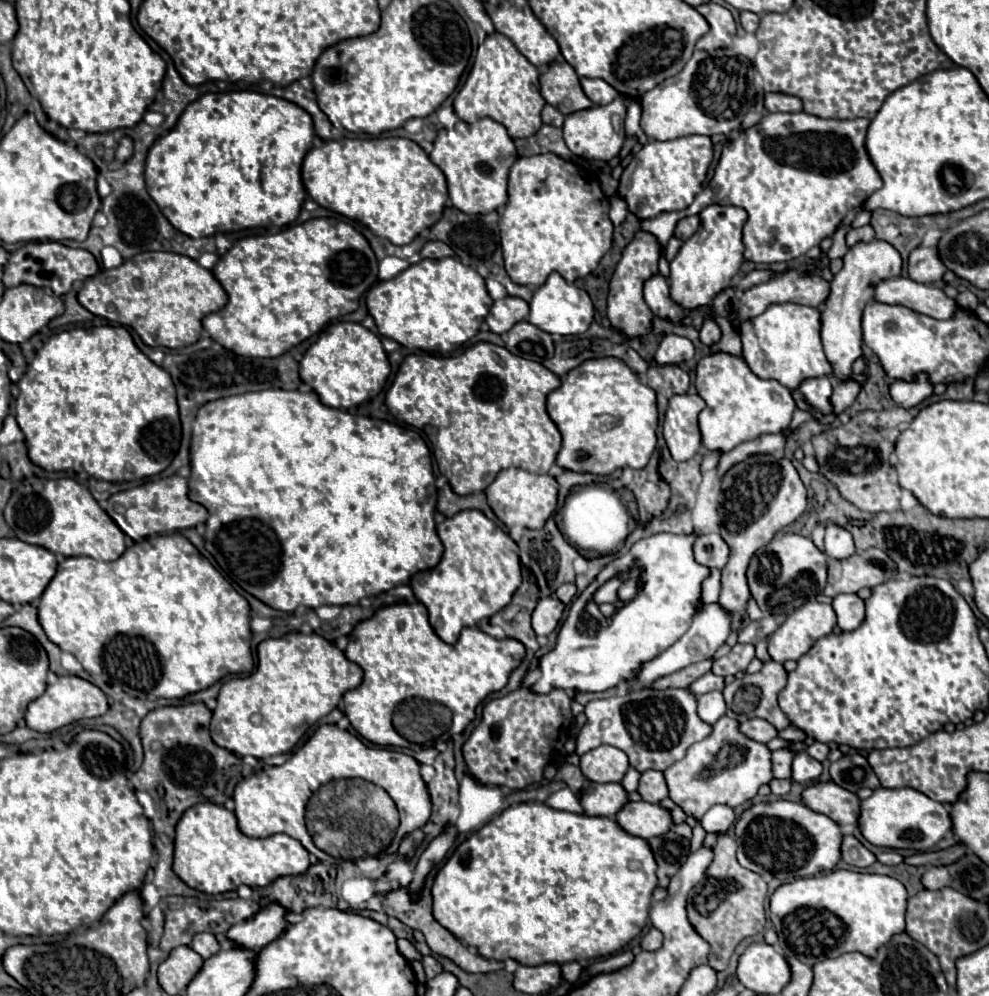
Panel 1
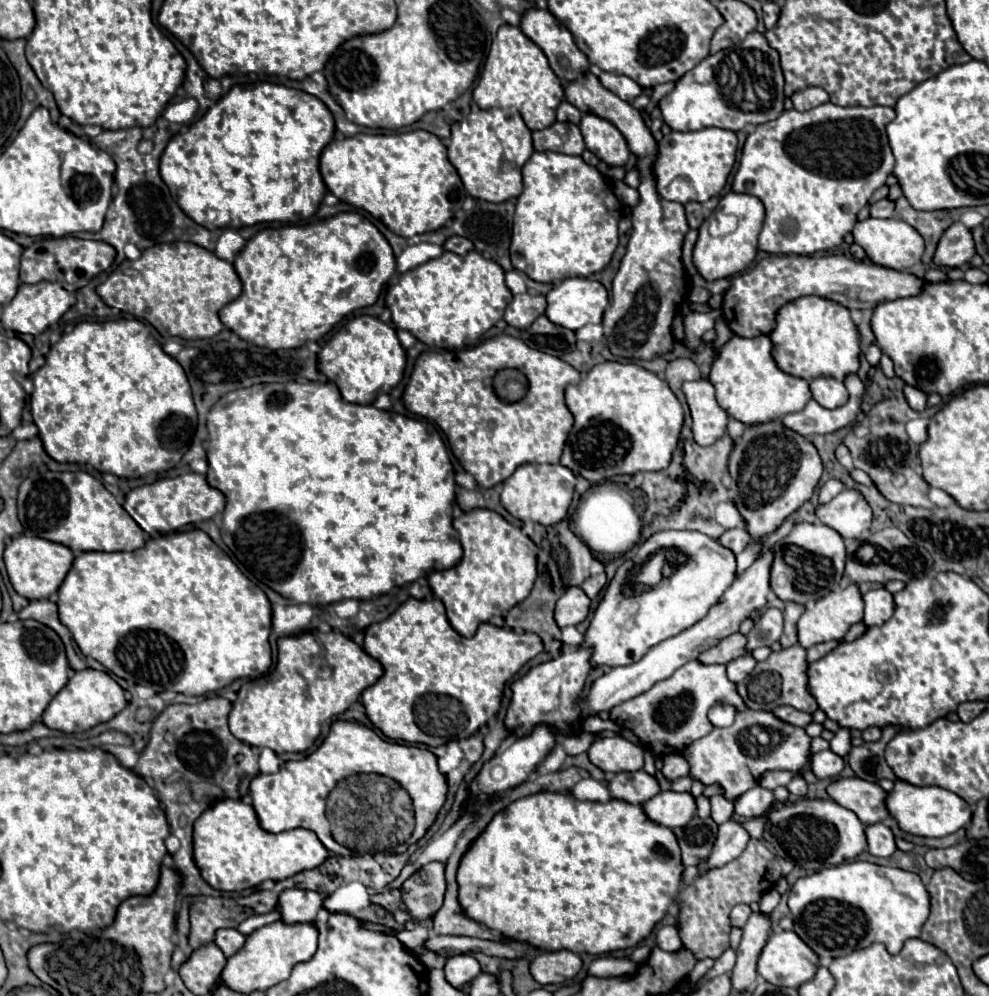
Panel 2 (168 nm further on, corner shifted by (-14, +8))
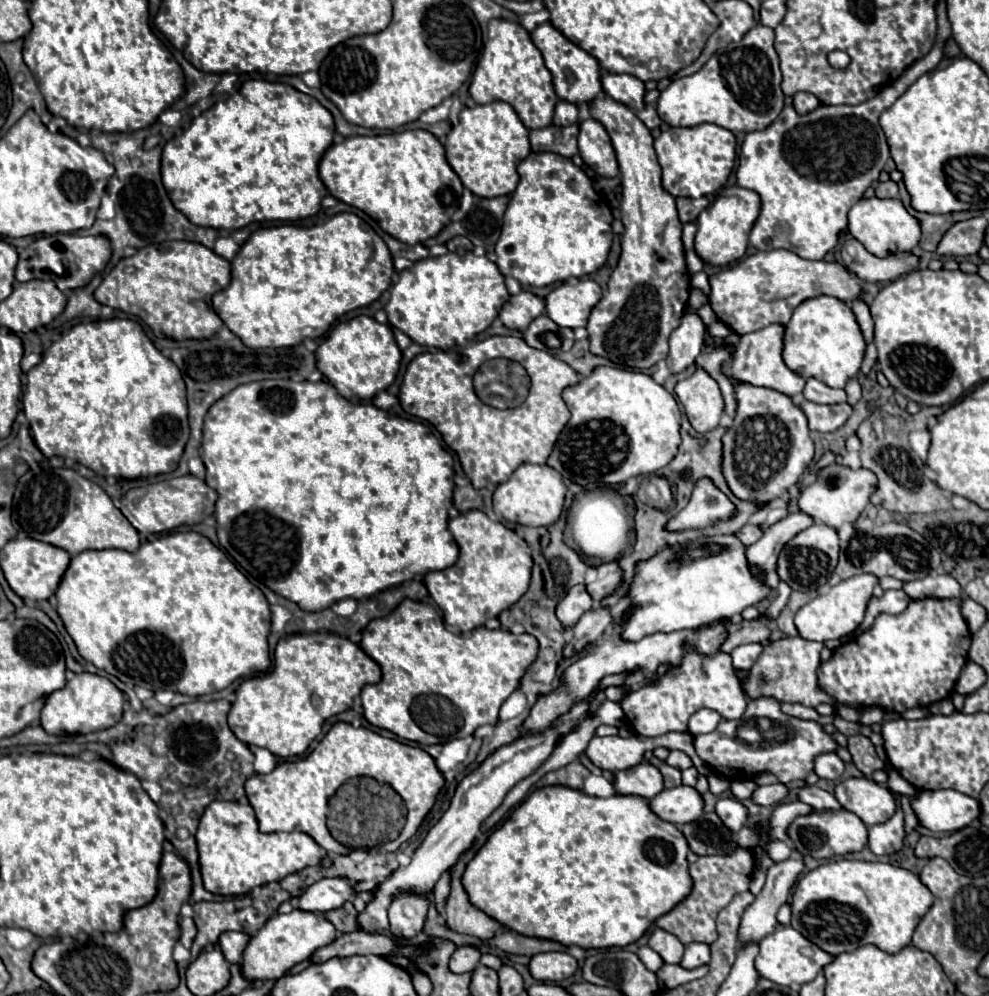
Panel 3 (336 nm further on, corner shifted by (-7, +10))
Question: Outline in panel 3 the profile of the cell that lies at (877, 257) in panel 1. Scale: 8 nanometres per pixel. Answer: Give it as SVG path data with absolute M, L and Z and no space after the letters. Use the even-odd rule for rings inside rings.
M877 196L861 198L849 210L849 232L875 256L887 256L891 252L913 250L921 238L919 220L907 212L907 208L903 206L903 202L899 198L881 200Z

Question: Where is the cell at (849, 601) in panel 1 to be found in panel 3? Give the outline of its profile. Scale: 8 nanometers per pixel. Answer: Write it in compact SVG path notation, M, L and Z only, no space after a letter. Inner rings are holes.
M887 590L887 592L883 594L883 598L873 598L873 600L871 600L861 628L863 628L863 630L869 628L869 626L873 624L873 620L875 620L881 612L893 614L893 616L905 612L905 608L909 606L909 602L911 602L911 598L909 598L903 590Z

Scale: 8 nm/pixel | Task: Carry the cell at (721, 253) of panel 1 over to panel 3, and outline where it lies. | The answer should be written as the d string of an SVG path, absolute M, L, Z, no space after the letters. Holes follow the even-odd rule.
M727 186L723 188L713 204L701 212L697 218L697 236L695 236L695 250L697 254L713 266L725 266L745 256L749 232L753 222L757 220L761 210L761 198L757 192L741 188L741 186Z

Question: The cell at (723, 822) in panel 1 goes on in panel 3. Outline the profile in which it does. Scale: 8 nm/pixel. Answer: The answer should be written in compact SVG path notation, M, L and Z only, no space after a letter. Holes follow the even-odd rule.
M777 782L777 784L769 784L769 786L759 786L753 792L753 800L755 800L755 804L771 806L771 804L783 802L787 798L787 794L789 794L789 788L781 782Z

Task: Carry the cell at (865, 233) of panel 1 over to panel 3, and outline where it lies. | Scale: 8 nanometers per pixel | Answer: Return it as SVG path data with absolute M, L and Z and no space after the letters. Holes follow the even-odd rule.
M887 180L887 182L877 184L875 196L879 196L879 198L895 198L895 196L899 196L899 188L897 188L897 184L893 180Z

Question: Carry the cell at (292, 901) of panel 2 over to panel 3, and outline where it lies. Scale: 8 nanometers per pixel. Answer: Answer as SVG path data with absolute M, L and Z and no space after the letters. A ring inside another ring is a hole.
M321 878L299 896L299 908L309 912L327 912L341 908L357 896L355 886L347 878Z

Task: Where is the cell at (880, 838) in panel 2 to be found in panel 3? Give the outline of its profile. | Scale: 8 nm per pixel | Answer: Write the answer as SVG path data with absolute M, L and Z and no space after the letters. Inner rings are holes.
M901 808L887 822L869 826L869 848L877 856L893 854L901 850L903 840L905 840L905 828L903 828L903 810Z

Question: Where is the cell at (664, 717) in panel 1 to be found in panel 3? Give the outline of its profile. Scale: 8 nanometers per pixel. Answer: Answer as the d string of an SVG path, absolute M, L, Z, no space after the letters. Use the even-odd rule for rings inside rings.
M689 652L679 668L663 676L657 684L629 694L621 702L621 708L637 734L653 738L675 730L685 732L689 716L701 708L715 710L727 720L741 718L747 708L747 696L743 694L743 688L735 678L731 654L717 652L715 656L699 656L697 652Z

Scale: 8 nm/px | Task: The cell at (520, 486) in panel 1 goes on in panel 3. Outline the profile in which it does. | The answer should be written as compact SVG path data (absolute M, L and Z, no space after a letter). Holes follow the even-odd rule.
M521 464L507 482L497 486L493 494L493 510L507 522L517 522L523 526L549 526L561 516L565 492L567 488L557 470L547 464Z

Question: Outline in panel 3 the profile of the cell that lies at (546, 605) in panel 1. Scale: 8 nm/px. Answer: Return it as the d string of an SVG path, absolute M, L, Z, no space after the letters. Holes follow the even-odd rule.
M579 584L573 586L569 594L557 604L557 618L561 620L563 626L573 626L591 608L593 608L593 600L589 592L585 590L583 584Z

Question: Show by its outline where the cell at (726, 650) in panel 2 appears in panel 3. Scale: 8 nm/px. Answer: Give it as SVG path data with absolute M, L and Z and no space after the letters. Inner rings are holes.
M765 612L755 620L749 620L749 622L741 620L739 624L729 624L731 632L729 632L729 638L721 646L721 652L733 652L741 644L769 640L771 624L773 624L773 620Z

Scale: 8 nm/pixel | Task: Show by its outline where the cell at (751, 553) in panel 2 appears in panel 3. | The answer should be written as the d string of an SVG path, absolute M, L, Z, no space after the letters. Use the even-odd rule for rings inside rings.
M781 498L776 499L771 504L768 505L768 514L765 524L761 524L761 528L767 528L771 524L775 524L777 520L785 518L789 514L787 504L782 501Z

